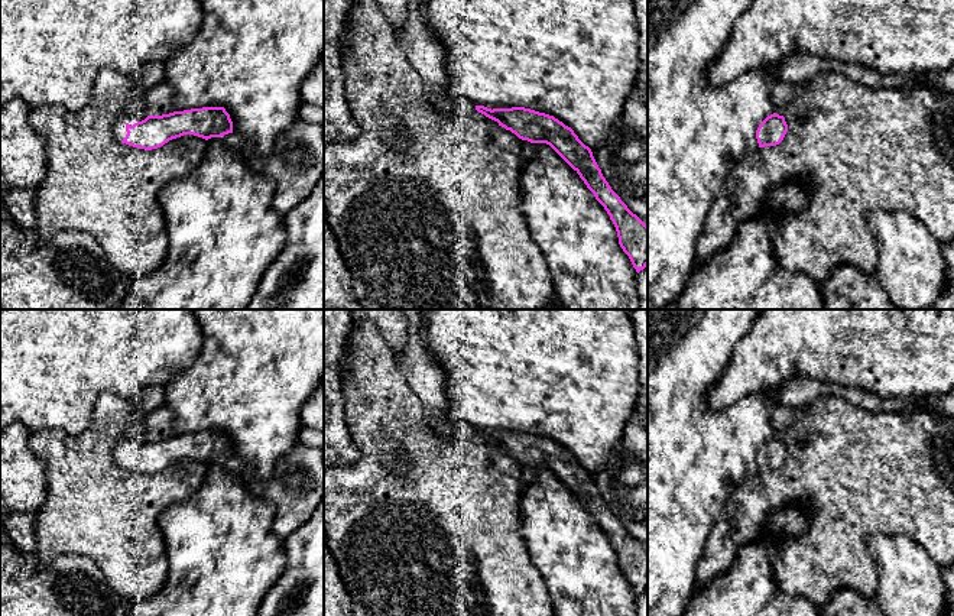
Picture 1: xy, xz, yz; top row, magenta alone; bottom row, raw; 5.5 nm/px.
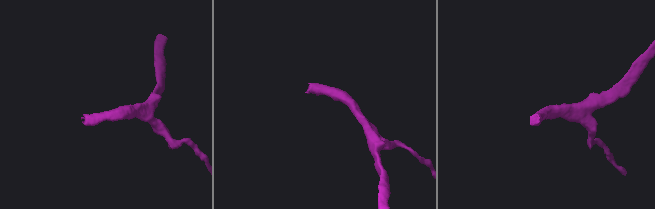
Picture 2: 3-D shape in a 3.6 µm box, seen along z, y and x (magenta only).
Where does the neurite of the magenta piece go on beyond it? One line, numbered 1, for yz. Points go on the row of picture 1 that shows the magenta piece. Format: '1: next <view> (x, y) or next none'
1: next none

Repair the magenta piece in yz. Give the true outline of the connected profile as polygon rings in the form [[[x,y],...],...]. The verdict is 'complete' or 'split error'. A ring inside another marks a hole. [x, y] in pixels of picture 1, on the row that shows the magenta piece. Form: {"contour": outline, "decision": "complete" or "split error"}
{"contour": [[[776,113],[768,116],[756,130],[759,147],[779,145],[788,132],[788,124],[783,116]]], "decision": "complete"}

